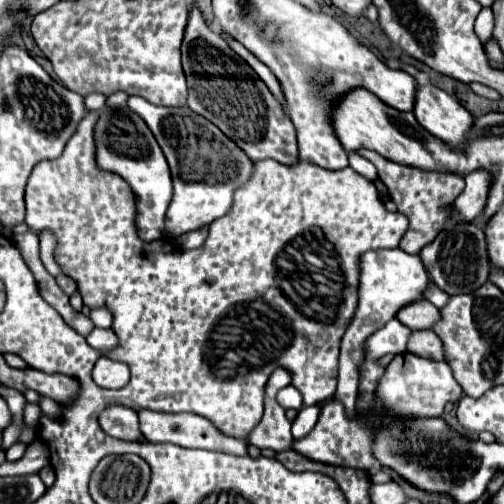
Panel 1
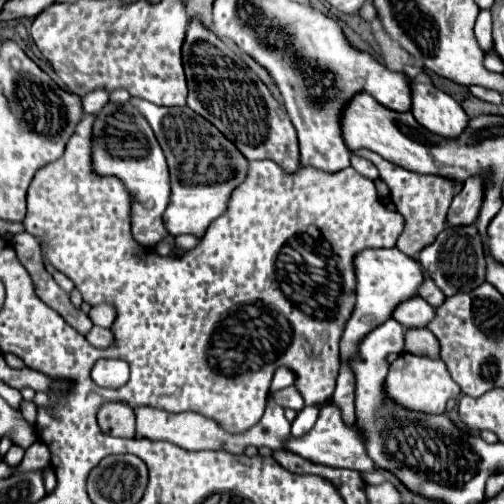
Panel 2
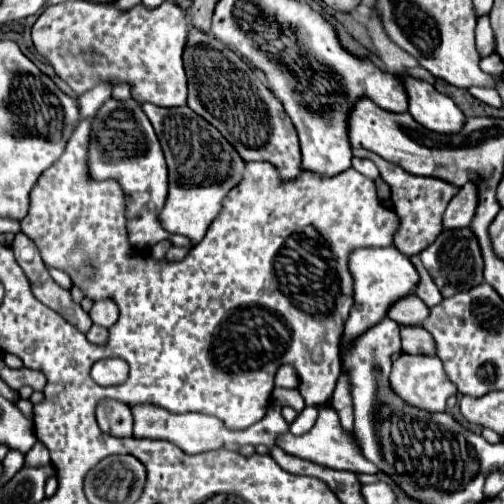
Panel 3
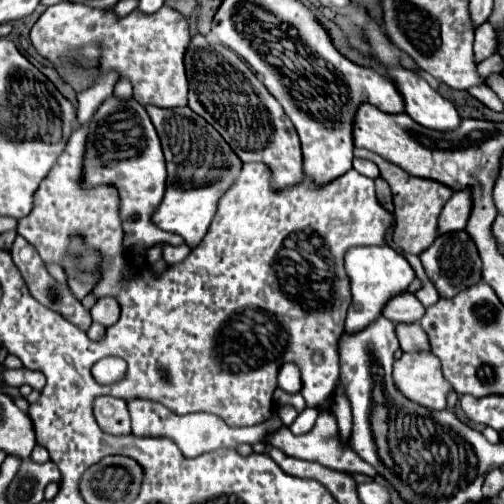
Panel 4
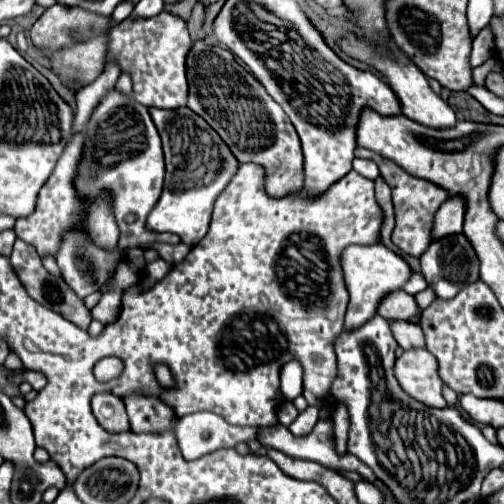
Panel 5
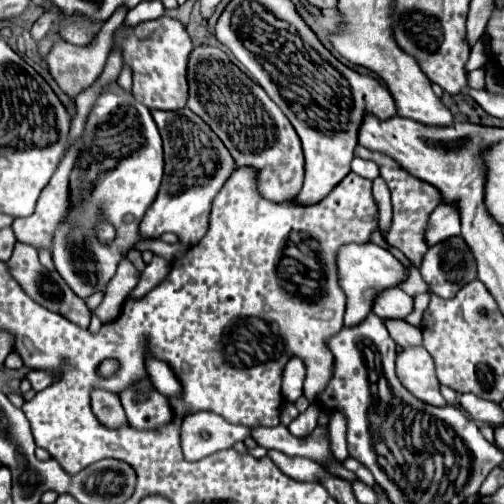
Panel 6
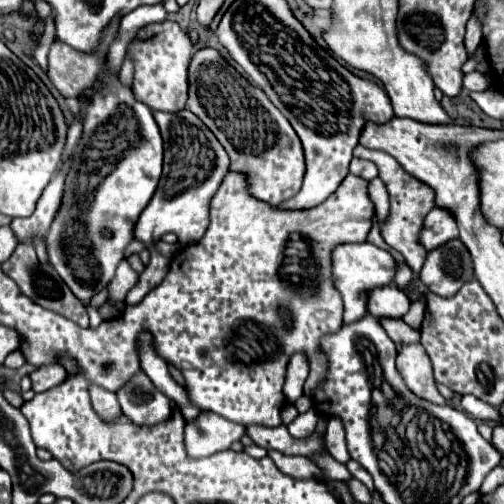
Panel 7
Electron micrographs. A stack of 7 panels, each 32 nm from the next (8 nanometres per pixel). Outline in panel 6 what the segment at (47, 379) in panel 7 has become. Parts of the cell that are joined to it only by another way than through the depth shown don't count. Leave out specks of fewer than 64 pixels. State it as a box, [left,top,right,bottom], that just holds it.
[26,370,52,392]

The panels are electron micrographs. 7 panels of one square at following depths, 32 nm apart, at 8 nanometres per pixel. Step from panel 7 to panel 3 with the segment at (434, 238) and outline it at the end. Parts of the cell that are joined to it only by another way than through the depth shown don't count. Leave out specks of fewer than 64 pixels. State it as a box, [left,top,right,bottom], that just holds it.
[444,180,478,228]

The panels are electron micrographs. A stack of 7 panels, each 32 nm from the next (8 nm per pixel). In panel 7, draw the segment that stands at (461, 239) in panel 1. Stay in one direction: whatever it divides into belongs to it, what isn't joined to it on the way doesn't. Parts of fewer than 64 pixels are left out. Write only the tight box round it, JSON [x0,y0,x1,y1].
[420,238,474,298]

